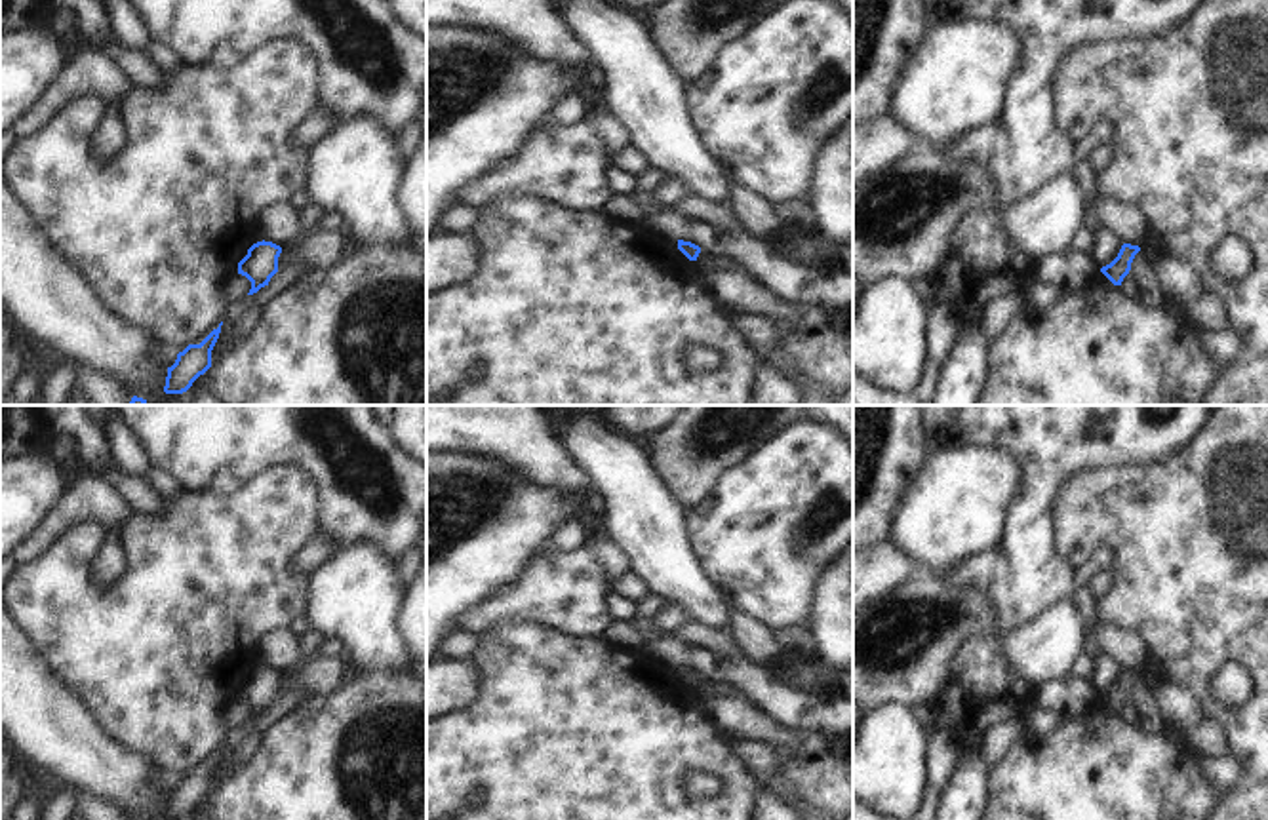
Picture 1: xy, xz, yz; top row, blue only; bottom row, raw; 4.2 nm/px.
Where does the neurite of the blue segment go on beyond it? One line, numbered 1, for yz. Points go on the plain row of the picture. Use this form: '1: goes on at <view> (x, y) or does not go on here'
1: does not go on here

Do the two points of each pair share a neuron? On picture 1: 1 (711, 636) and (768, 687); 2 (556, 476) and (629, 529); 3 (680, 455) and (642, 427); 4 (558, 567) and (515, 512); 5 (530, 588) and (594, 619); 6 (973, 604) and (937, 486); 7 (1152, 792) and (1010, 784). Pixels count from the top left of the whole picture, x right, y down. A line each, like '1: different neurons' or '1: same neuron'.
1: different neurons
2: different neurons
3: different neurons
4: different neurons
5: same neuron
6: different neurons
7: same neuron

